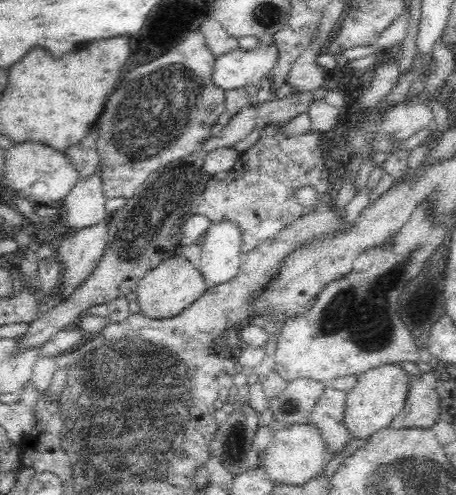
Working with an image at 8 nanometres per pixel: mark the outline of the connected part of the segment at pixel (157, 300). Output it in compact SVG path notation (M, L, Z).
M172 254L149 270L138 283L134 290L137 294L137 303L140 306L141 313L146 318L172 318L184 308L188 308L192 302L196 302L204 292L207 286L203 276L197 267L197 264L188 261L184 256Z

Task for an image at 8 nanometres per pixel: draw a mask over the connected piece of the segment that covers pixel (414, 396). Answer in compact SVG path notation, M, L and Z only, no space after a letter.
M410 374L410 388L402 412L390 428L431 428L440 418L440 401L434 387L426 385L421 376Z

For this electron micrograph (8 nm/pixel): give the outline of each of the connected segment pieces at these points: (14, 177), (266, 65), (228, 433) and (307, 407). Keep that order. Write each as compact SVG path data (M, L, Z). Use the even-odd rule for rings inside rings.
M40 142L14 144L4 151L3 160L4 182L35 205L62 202L66 194L80 182L78 173L68 157Z
M259 44L253 50L238 48L217 58L213 84L223 91L259 84L276 67L278 58L279 51L274 44Z
M248 400L238 403L227 419L218 424L210 441L209 456L217 456L233 477L262 465L259 451L252 447L254 434L259 429L258 416Z
M307 378L287 381L281 395L266 398L267 408L272 409L274 420L288 425L304 424L314 410L316 400L322 396L326 384Z

